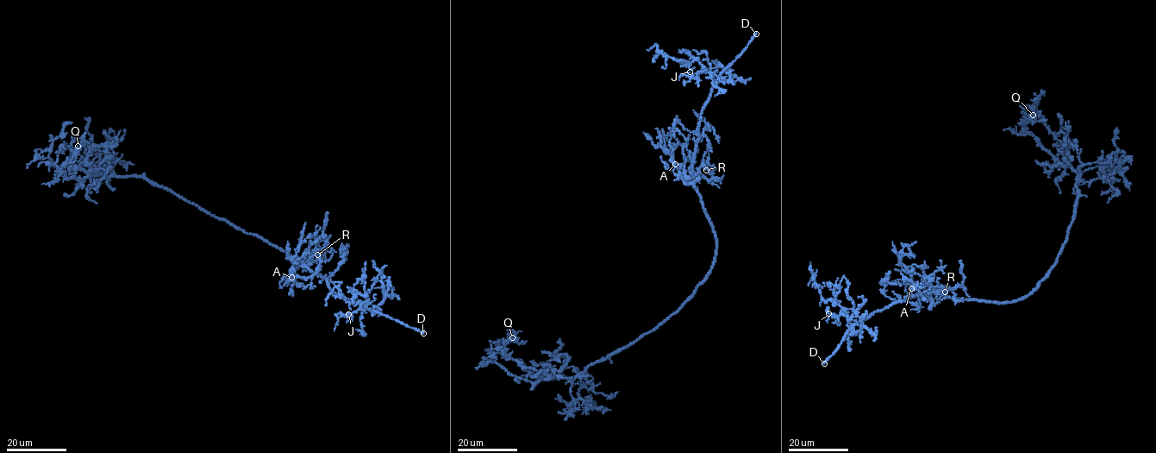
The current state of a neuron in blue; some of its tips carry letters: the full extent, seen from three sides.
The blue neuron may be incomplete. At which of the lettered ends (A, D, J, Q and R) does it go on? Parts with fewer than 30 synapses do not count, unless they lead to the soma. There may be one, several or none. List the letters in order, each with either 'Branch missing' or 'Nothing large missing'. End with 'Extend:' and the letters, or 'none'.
A: Branch missing
D: Branch missing
J: Nothing large missing
Q: Nothing large missing
R: Nothing large missing
Extend: A, D

